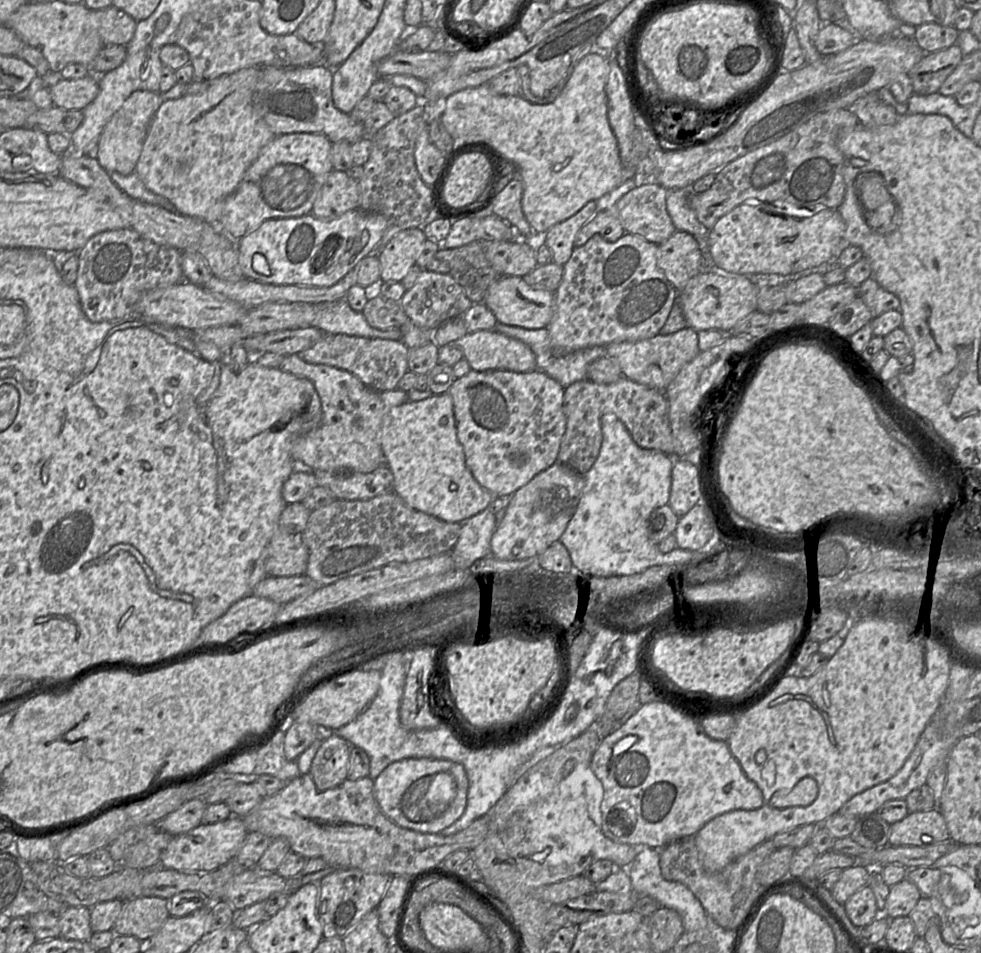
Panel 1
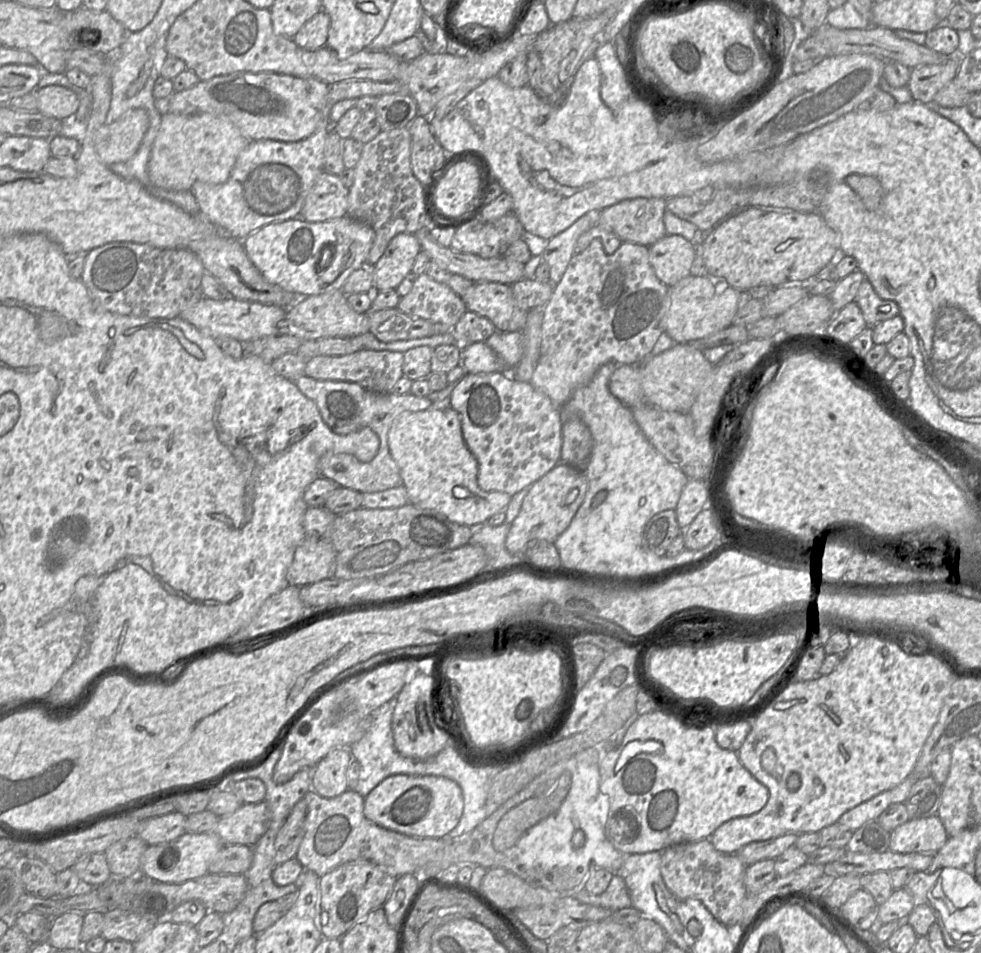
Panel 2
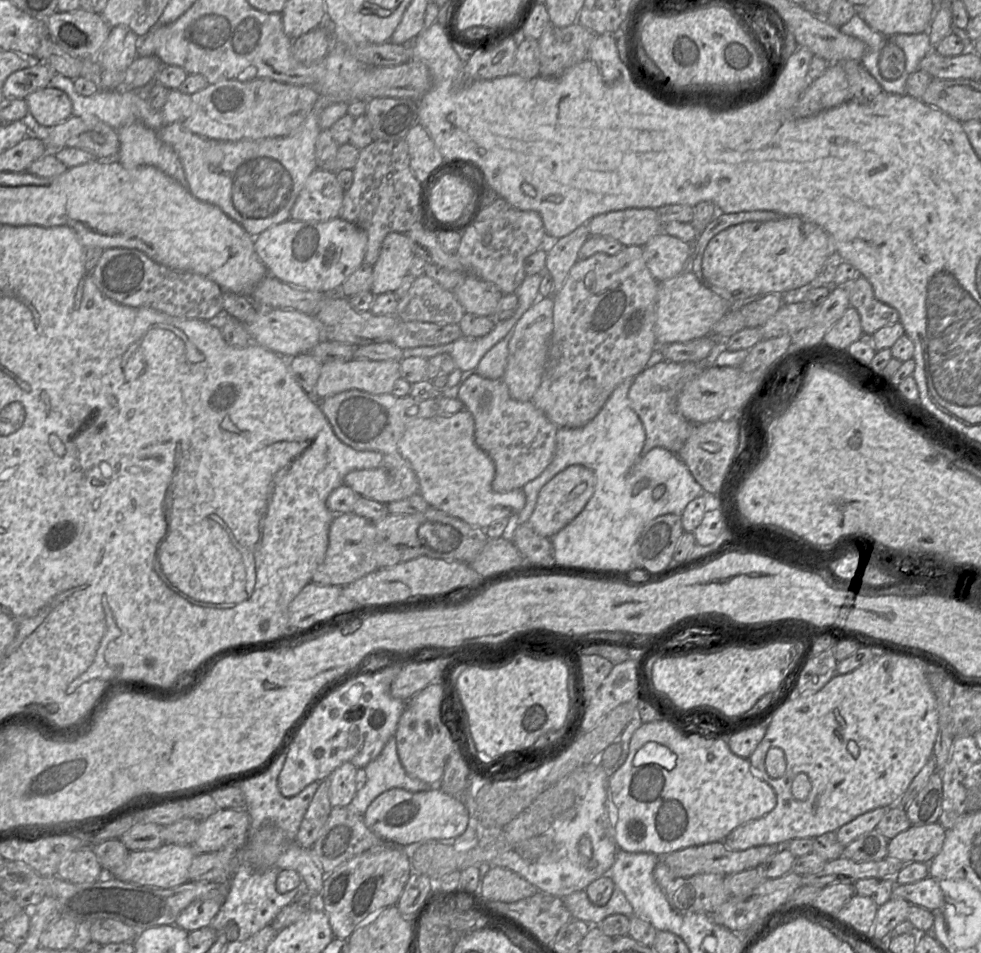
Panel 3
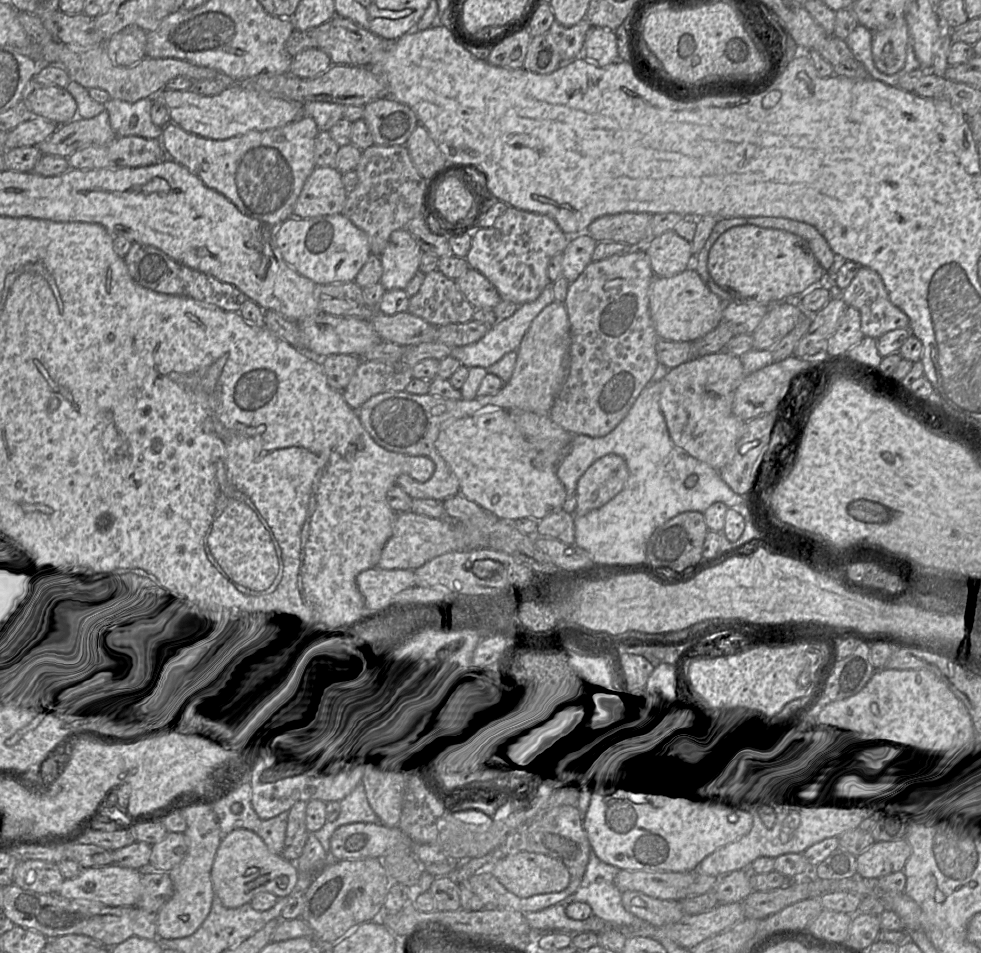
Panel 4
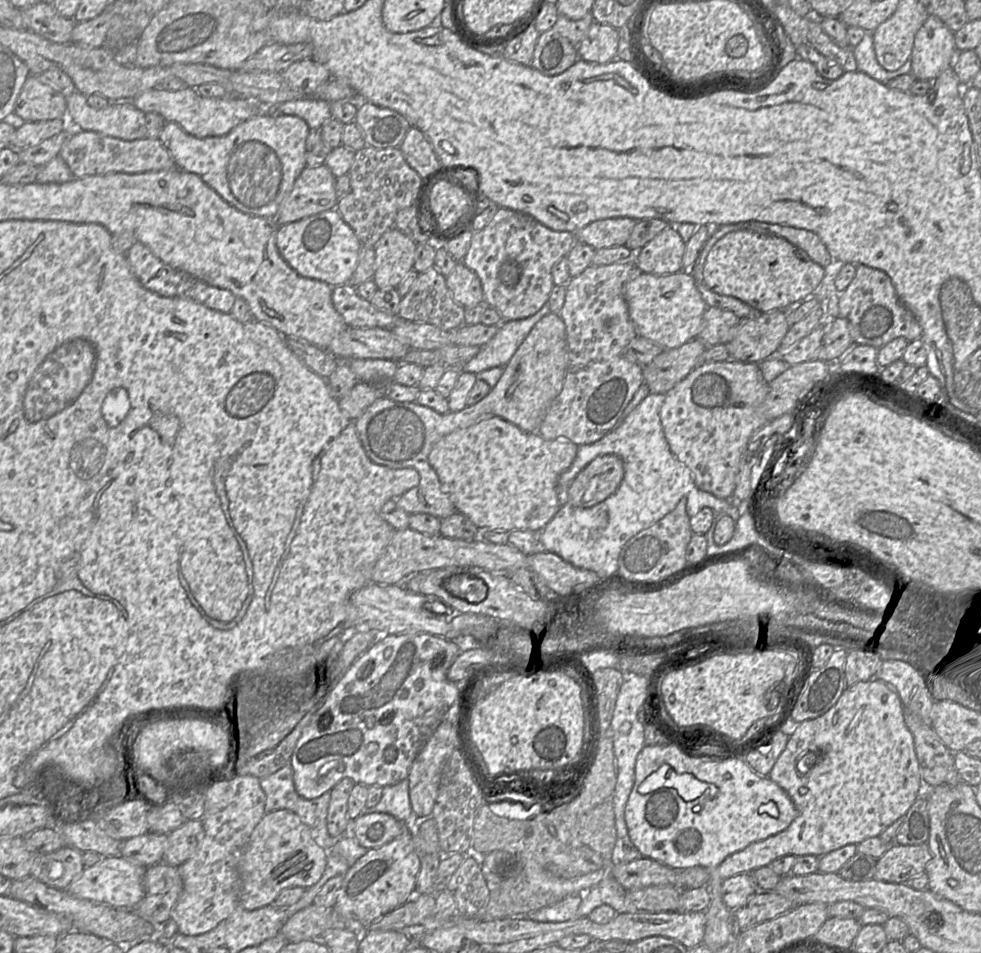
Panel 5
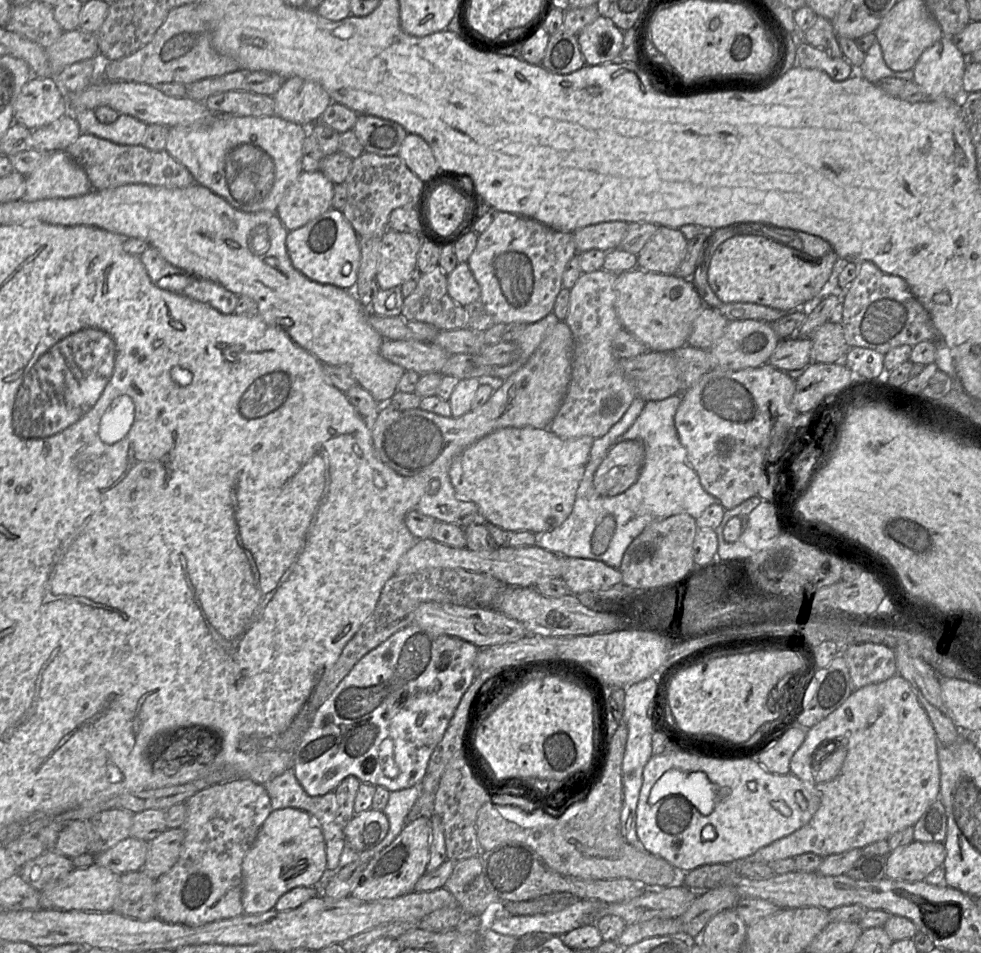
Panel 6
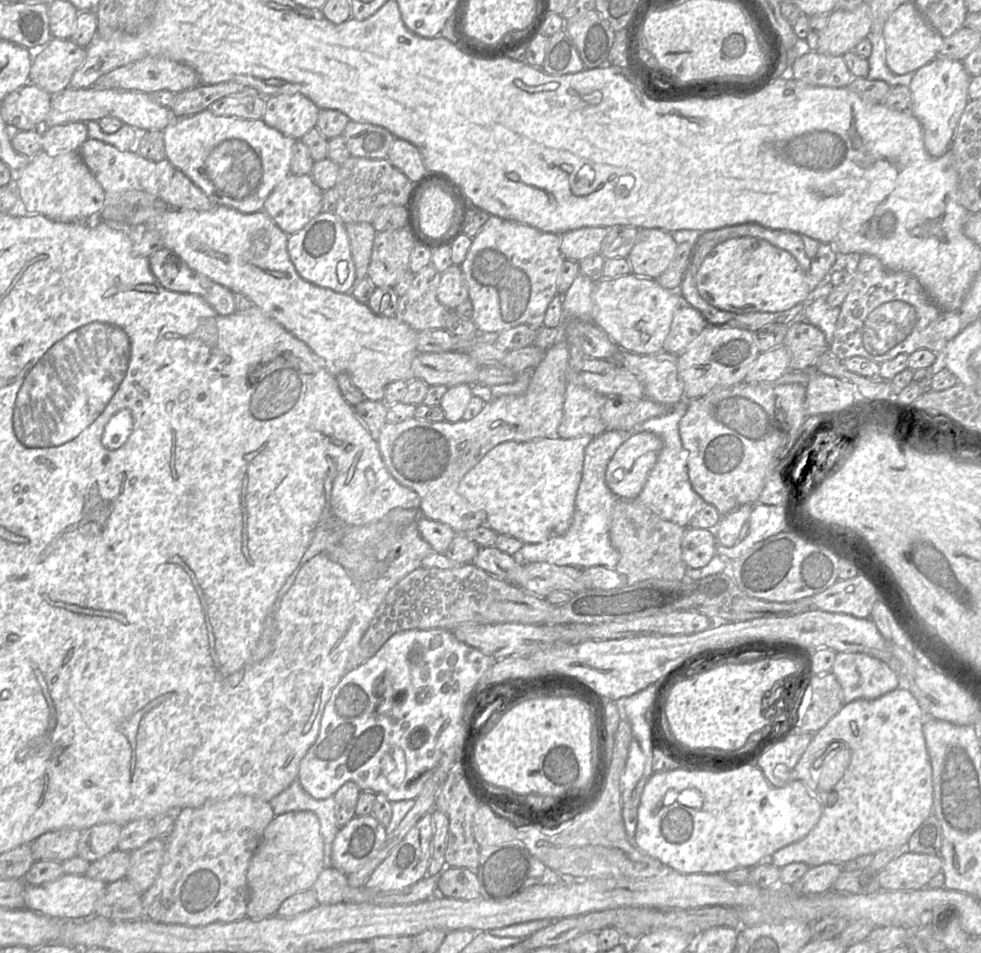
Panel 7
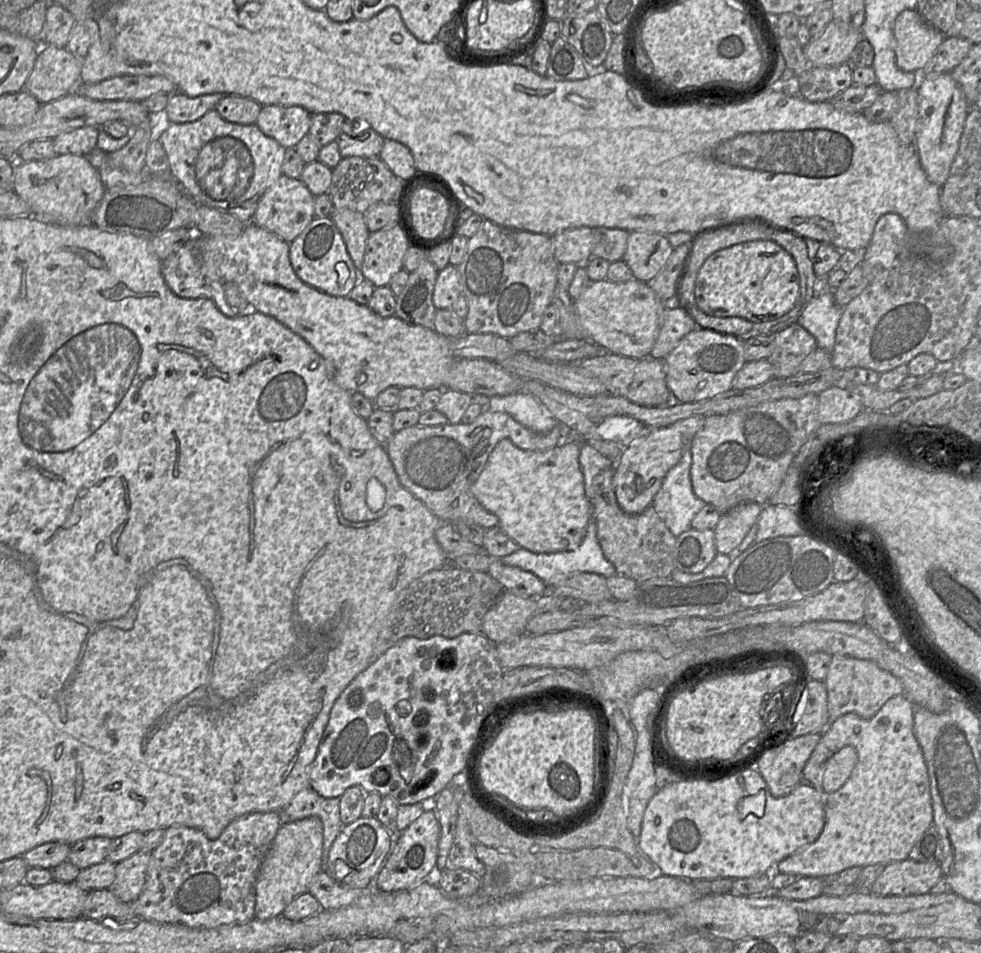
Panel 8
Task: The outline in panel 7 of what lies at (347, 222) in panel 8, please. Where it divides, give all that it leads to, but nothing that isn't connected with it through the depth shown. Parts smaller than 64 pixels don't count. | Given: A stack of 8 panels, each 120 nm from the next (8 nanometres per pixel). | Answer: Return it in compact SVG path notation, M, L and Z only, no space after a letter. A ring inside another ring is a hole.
M371 223L346 224L357 280L367 278L376 230Z

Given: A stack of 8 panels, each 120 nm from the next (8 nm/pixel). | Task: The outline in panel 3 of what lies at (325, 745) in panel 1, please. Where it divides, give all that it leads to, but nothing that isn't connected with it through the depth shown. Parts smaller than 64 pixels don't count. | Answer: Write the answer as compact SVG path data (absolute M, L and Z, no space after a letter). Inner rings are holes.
M345 762L337 767L329 776L329 800L332 807L349 806L356 789L356 772L357 767Z

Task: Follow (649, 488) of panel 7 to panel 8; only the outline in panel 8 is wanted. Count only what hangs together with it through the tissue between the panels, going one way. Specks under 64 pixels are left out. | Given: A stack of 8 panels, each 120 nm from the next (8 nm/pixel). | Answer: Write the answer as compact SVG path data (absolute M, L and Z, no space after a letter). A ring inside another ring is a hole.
M688 442L679 462L665 475L651 504L675 537L691 528L692 519L706 505L693 492L691 463L692 454Z

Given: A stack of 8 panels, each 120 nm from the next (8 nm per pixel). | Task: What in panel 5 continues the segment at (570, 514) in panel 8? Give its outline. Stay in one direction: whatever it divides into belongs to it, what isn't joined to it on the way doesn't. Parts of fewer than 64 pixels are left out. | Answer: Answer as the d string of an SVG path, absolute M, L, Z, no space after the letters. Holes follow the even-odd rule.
M492 416L467 428L457 429L441 438L434 444L428 459L430 465L438 475L440 483L442 484L442 490L449 494L457 511L467 516L479 529L506 531L517 529L542 530L556 515L564 502L563 492L560 492L558 487L558 479L559 476L571 466L576 457L577 450L578 445L569 440L545 439L537 431L526 432L502 417Z

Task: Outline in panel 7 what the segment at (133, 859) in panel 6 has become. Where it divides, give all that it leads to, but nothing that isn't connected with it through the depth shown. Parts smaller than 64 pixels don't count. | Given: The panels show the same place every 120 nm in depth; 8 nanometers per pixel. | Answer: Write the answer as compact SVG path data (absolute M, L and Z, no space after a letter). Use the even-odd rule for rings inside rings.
M115 849L106 856L91 862L84 875L105 883L125 878L130 865L130 854L131 852Z

